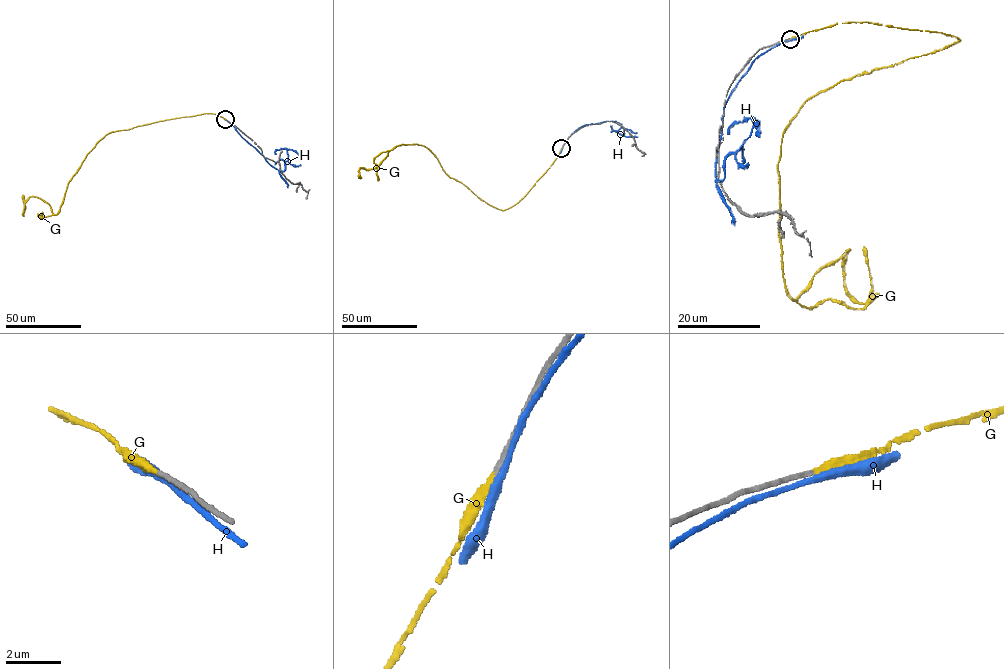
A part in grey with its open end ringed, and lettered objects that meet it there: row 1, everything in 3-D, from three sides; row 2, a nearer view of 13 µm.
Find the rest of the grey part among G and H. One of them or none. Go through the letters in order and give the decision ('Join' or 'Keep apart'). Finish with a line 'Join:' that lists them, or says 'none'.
G: Join
H: Keep apart
Join: G

